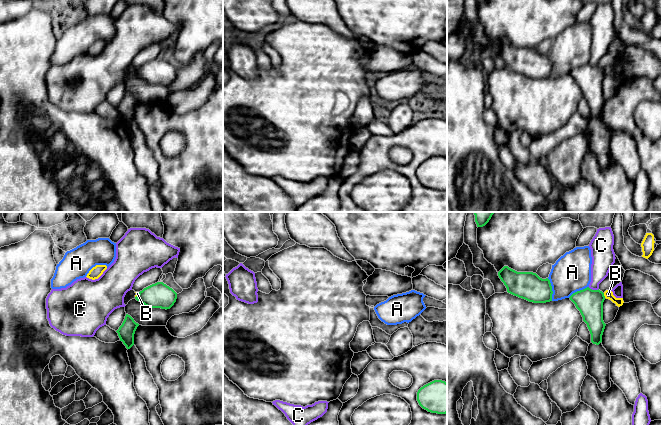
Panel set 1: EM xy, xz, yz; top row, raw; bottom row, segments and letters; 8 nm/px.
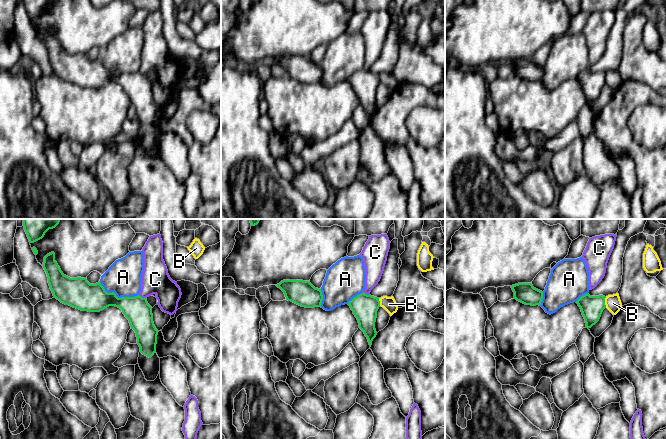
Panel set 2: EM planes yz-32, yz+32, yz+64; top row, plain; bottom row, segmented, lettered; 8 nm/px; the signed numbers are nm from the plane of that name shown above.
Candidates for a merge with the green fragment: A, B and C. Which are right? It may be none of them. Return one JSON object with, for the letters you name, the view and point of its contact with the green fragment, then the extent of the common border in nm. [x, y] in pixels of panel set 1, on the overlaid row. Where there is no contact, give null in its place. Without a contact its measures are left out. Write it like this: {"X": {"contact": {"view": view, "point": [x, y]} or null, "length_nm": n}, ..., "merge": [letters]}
{"merge": []}

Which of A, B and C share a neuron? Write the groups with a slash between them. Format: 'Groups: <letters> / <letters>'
Groups: A / B / C

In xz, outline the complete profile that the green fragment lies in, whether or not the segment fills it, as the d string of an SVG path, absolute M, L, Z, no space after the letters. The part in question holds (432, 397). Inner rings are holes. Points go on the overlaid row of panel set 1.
M434 380L417 392L419 405L431 413L447 413L447 383L442 380Z

